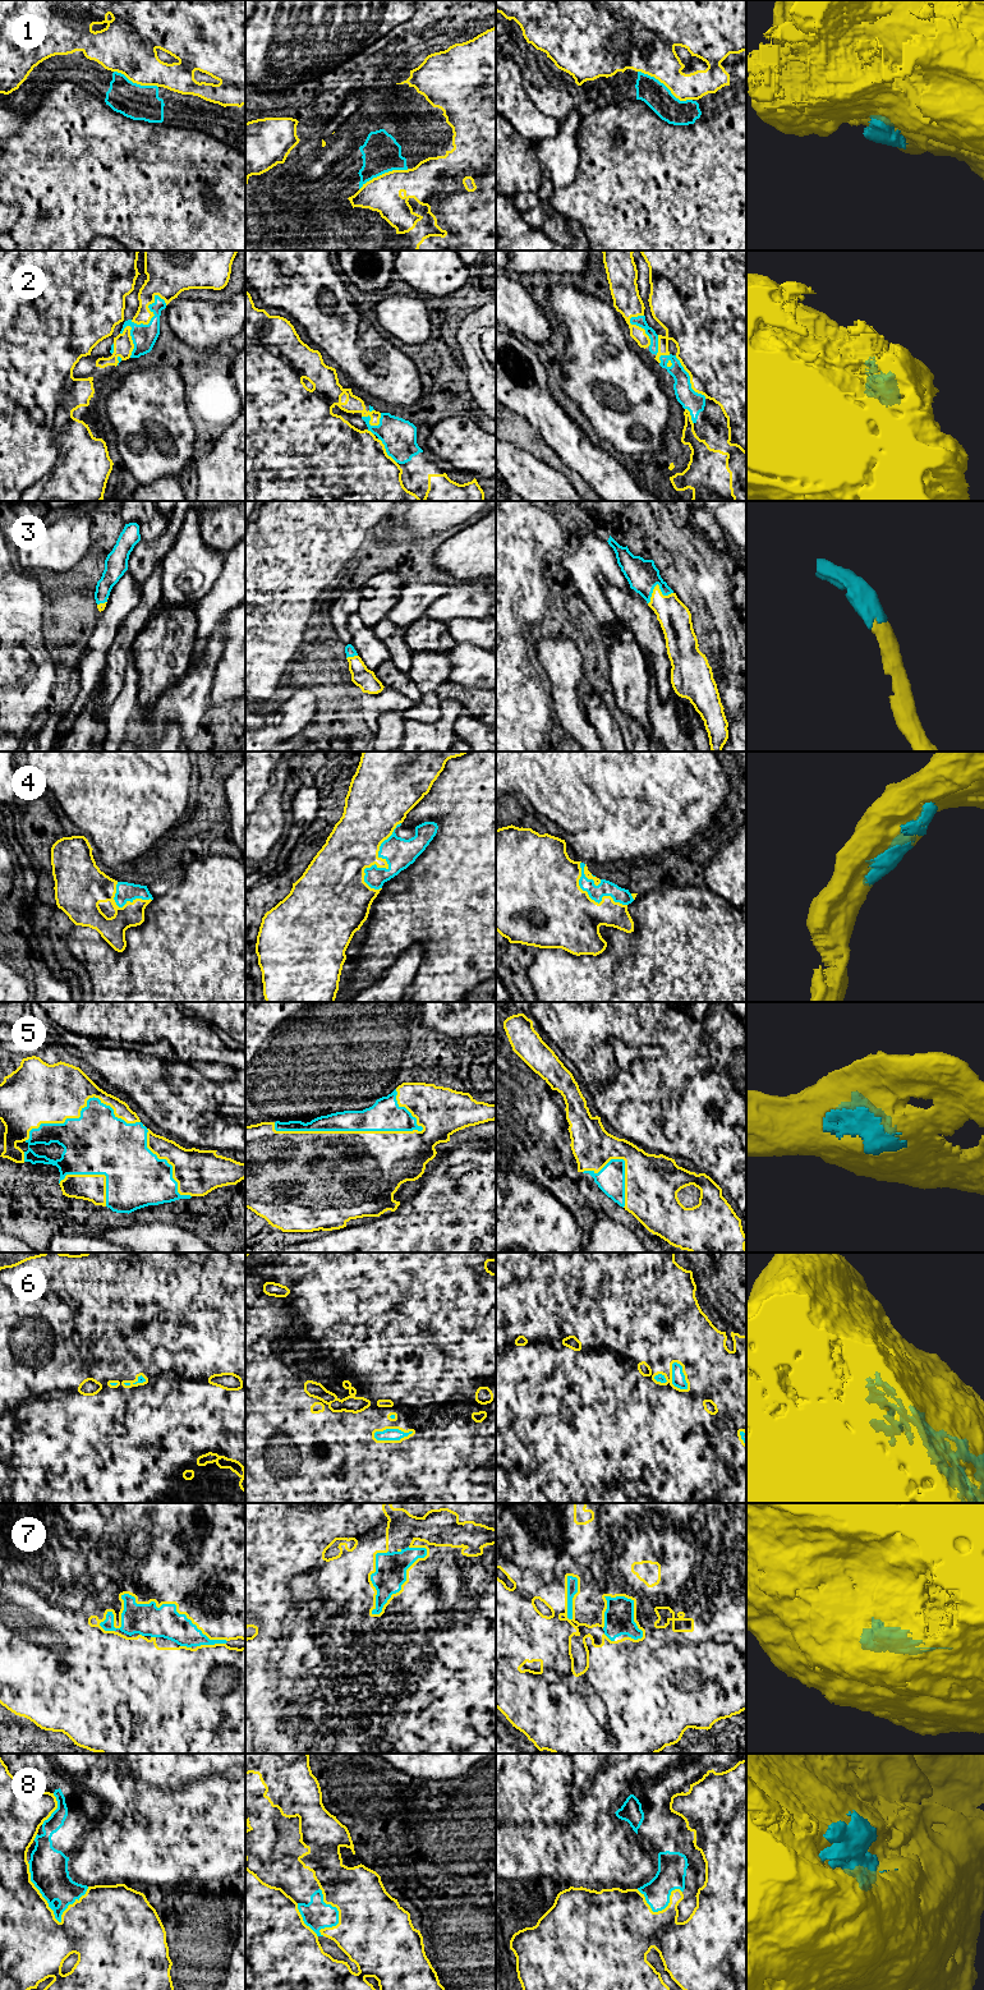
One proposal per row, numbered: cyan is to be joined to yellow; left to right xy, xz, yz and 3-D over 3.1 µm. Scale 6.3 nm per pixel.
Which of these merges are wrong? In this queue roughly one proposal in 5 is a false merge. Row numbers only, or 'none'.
none

